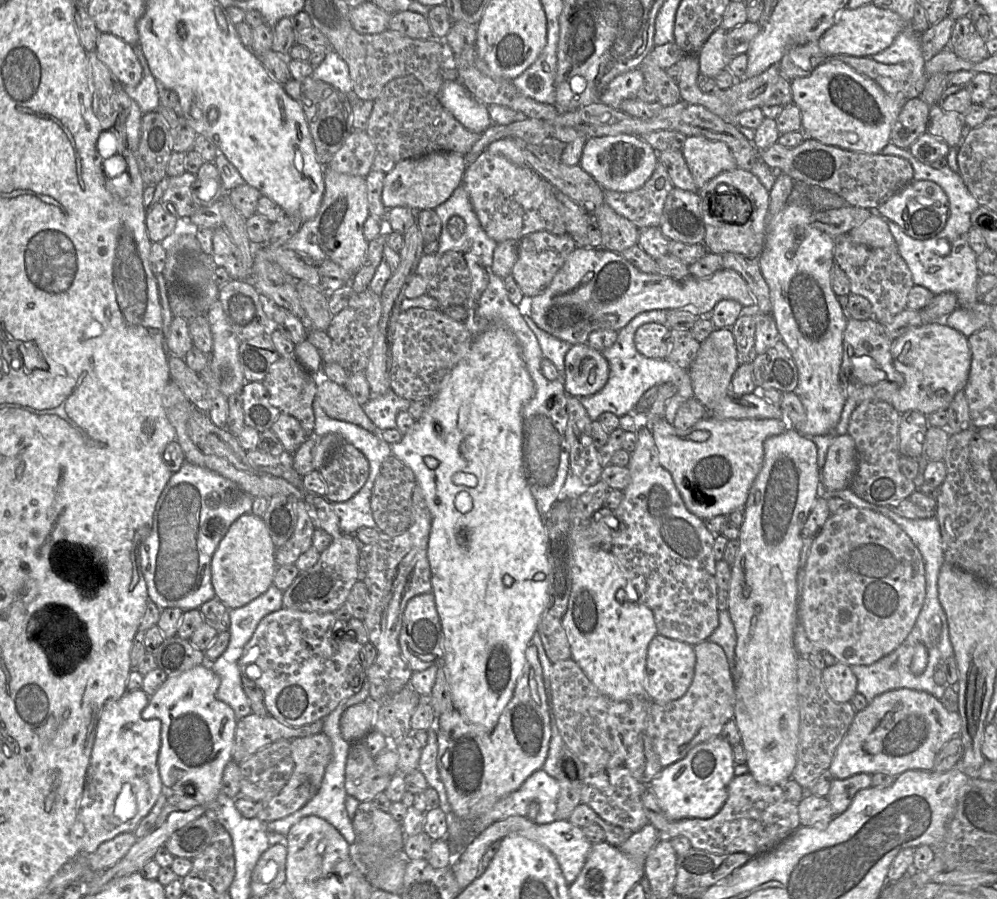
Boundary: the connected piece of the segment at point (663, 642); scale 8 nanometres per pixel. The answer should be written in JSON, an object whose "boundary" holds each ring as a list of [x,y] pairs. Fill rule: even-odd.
{"boundary":[[[658,633],[648,646],[644,679],[645,696],[656,704],[666,704],[681,698],[691,685],[695,663],[696,656],[692,645]]]}

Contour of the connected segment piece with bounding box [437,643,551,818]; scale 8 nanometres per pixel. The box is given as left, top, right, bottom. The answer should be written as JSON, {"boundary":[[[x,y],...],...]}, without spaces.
{"boundary":[[[531,643],[525,652],[525,664],[518,678],[513,696],[508,702],[507,706],[501,713],[496,726],[492,730],[488,730],[482,726],[475,726],[474,724],[465,721],[458,710],[455,708],[451,711],[437,716],[437,735],[438,735],[438,755],[437,766],[441,780],[444,784],[449,803],[454,813],[460,818],[476,818],[487,811],[489,811],[500,799],[516,791],[523,782],[535,771],[542,769],[542,766],[547,757],[549,743],[551,738],[550,718],[547,709],[547,700],[543,684],[542,667],[538,658],[538,651],[536,646]]]}

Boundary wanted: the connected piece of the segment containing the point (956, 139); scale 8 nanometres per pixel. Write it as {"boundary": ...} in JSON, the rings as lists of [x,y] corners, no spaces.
{"boundary":[[[937,104],[931,106],[927,132],[945,141],[950,148],[958,149],[965,136],[965,127],[962,115],[944,111]]]}

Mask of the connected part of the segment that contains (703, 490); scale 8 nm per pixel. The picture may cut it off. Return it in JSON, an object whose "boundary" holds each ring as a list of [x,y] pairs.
{"boundary":[[[708,414],[685,437],[678,436],[673,424],[665,419],[655,422],[651,432],[659,462],[671,474],[686,508],[701,519],[710,519],[718,515],[729,516],[733,511],[745,508],[750,488],[763,465],[765,440],[785,432],[788,428],[788,422],[784,418],[722,419]]]}

